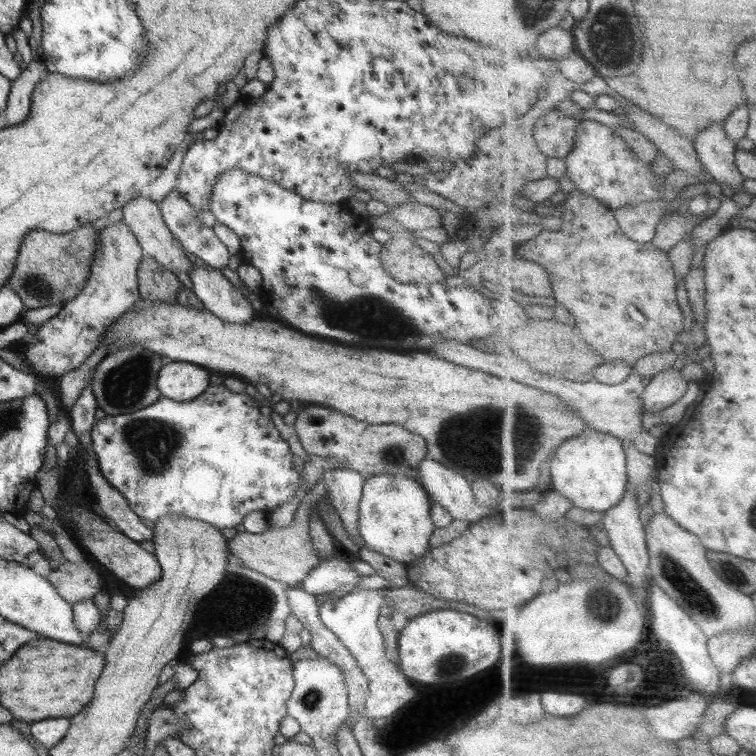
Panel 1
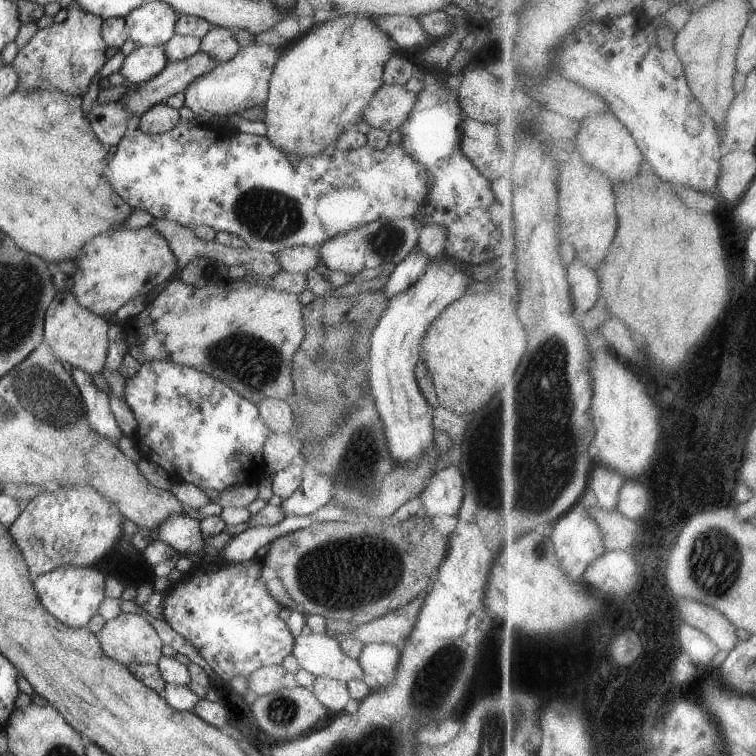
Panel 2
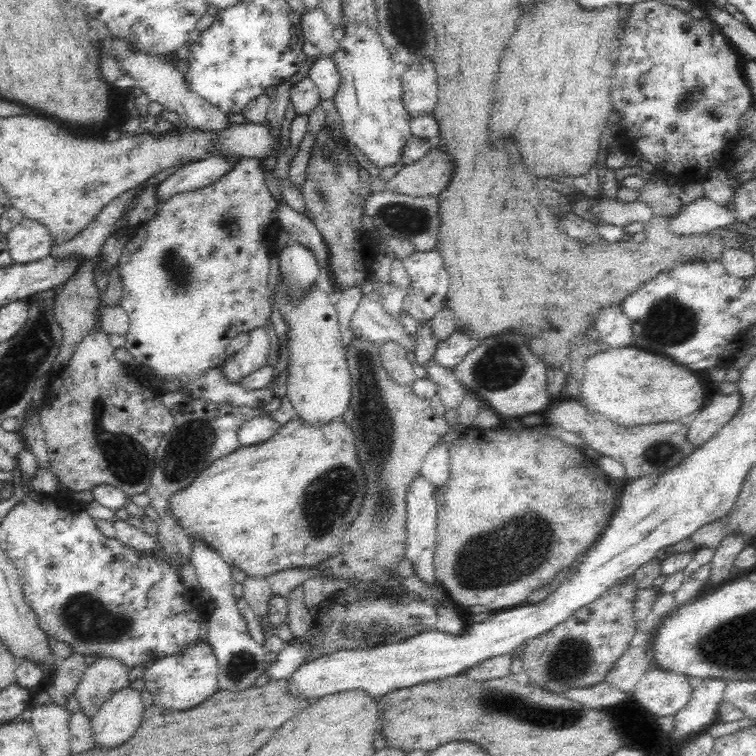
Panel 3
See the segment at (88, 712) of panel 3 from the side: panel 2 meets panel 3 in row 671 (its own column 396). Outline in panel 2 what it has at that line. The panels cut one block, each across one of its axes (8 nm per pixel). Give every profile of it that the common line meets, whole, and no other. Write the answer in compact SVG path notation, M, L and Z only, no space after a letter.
M383 85L369 101L363 121L390 134L409 118L416 97L417 94L406 90L404 85Z

